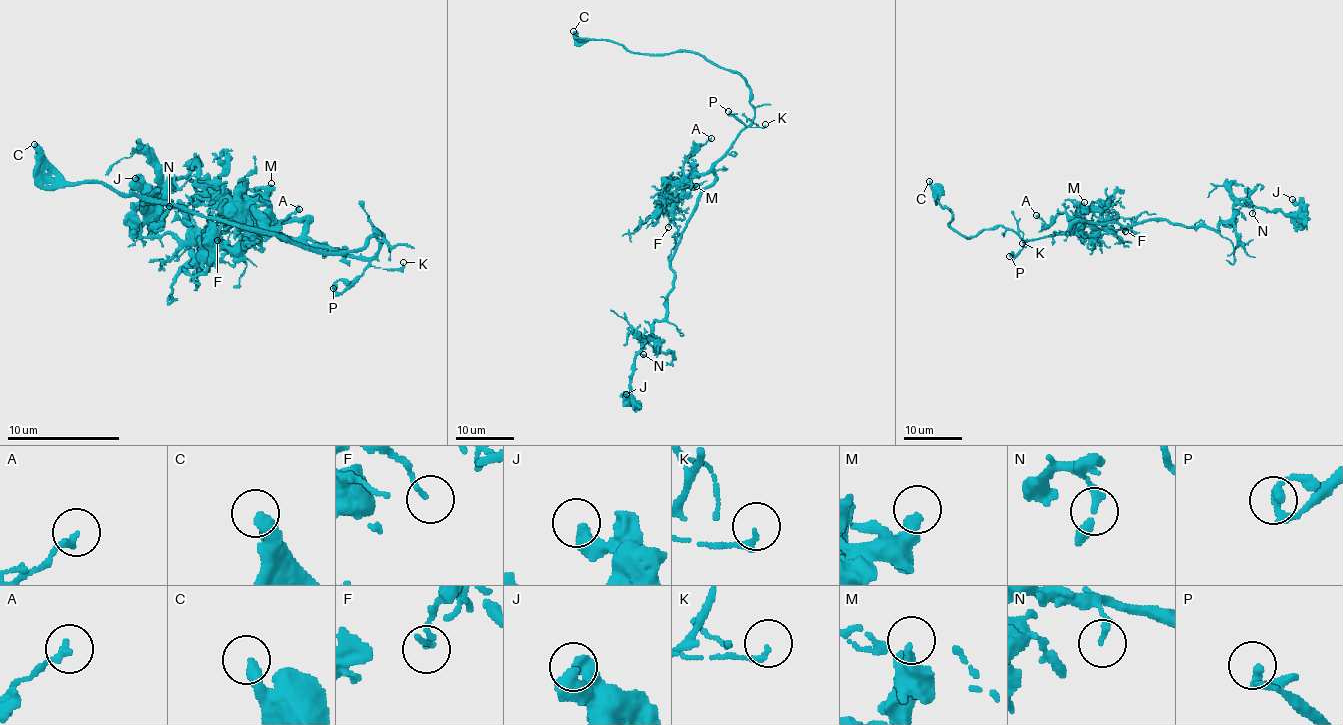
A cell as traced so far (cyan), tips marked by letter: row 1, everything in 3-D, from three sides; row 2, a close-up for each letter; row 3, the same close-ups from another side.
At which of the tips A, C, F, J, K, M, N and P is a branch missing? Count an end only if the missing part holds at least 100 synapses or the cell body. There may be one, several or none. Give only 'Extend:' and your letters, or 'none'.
Extend: C

